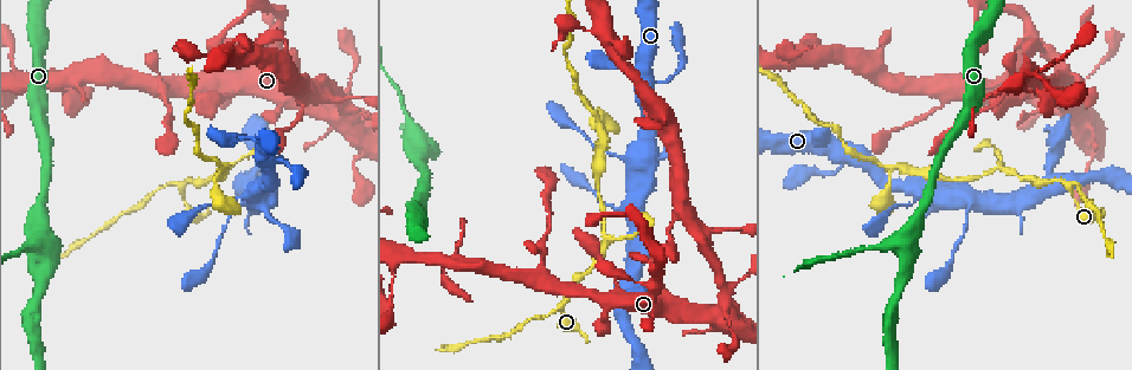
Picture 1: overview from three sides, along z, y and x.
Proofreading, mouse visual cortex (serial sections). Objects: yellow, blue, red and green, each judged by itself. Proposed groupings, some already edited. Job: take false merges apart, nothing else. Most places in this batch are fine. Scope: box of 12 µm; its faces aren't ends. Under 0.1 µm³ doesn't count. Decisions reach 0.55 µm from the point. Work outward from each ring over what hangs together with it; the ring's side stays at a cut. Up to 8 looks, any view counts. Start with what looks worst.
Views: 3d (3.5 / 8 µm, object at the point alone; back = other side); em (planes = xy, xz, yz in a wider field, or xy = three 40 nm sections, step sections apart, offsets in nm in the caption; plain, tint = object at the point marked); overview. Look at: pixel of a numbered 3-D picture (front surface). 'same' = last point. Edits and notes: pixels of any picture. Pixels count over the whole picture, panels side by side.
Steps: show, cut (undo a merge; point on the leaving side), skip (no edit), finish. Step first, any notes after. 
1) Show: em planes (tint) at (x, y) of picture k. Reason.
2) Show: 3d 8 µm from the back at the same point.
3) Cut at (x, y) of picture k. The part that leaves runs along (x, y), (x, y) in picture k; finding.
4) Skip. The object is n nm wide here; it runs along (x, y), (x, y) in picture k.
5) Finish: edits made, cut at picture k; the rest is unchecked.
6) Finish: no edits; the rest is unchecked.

Show: 3d 3.5 µm at (1071, 187) of picture 1. Abrupt turn.

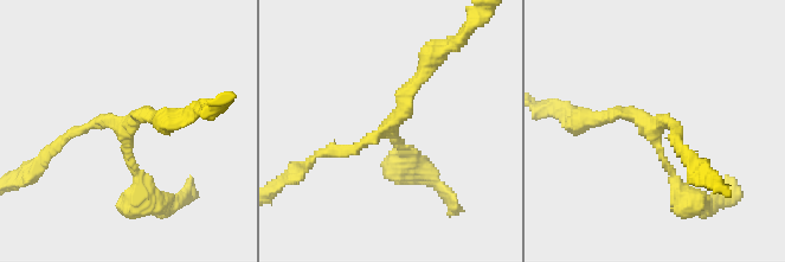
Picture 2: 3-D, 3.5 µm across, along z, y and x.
Show: em xy step 1 (tint) at (377, 133) of picture 2. Shape alone is not enough.

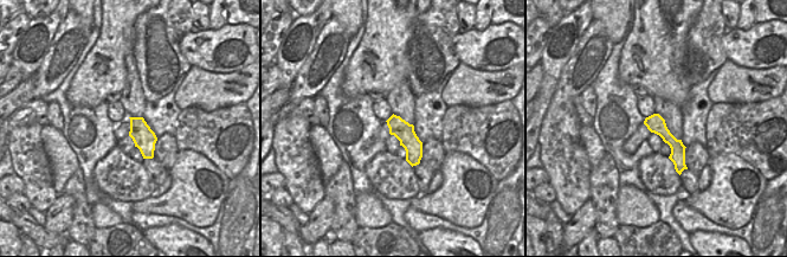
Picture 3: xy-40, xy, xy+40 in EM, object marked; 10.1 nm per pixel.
Show: em xy step 2 (tint) at the same point. Cut it another way.

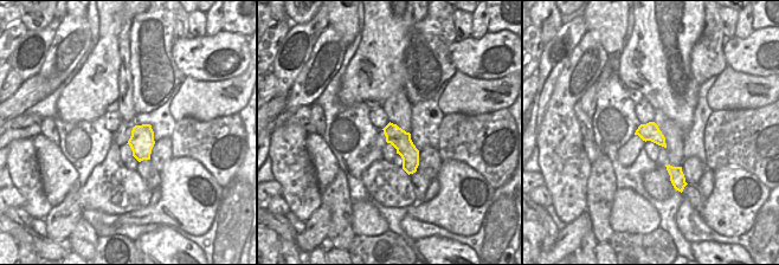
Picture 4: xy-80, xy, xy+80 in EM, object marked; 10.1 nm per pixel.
Skip. It runs along (404, 153), (385, 128), (313, 159) in picture 2; all the same cell.

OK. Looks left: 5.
Show: 3d 3.5 µm at (405, 123) of picture 1.

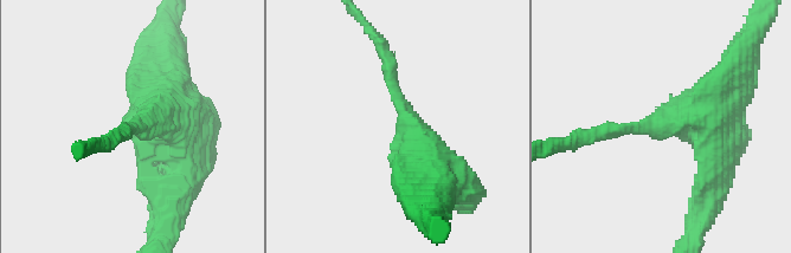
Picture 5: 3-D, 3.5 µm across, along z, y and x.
Show: em xy step 3 (tint) at (141, 124) of picture 5. The arms are 200, 700 nm wide; need the tissue.

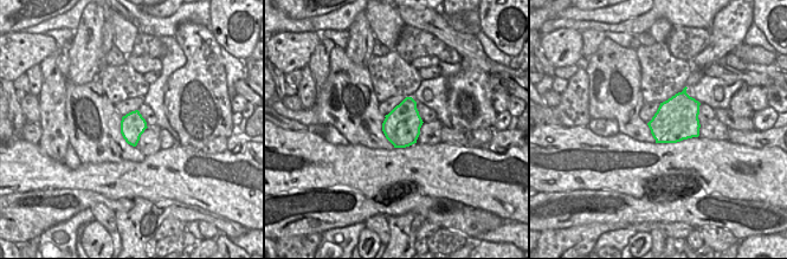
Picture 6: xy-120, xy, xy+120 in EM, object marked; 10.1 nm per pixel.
Skip. It runs along (430, 181), (383, 51) in picture 5; continuous, no second cell.

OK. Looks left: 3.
Show: 3d 3.5 µm at (1029, 88) of picture 1. Two arms in line, one across.

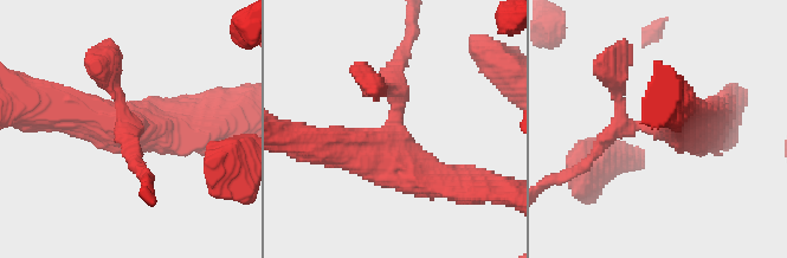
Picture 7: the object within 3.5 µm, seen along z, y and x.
Show: em xy step 5 (tint) at (394, 133) of picture 7. 3 arms meet here; the arms are 250, 400, 500 nm wide; shape alone is not enough.

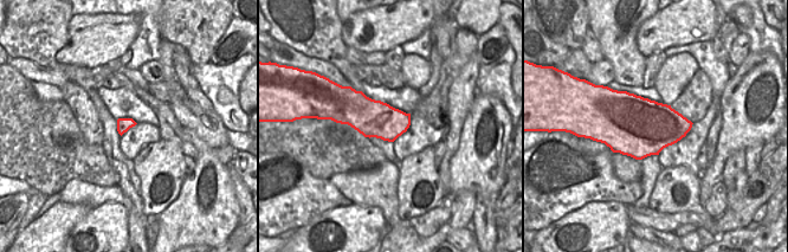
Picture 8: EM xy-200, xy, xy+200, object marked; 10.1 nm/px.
Skip. It runs along (455, 181), (382, 148), (305, 142) in picture 7; continuous, no second cell.

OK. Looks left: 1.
Finish: no edits; the rest is unchecked.

